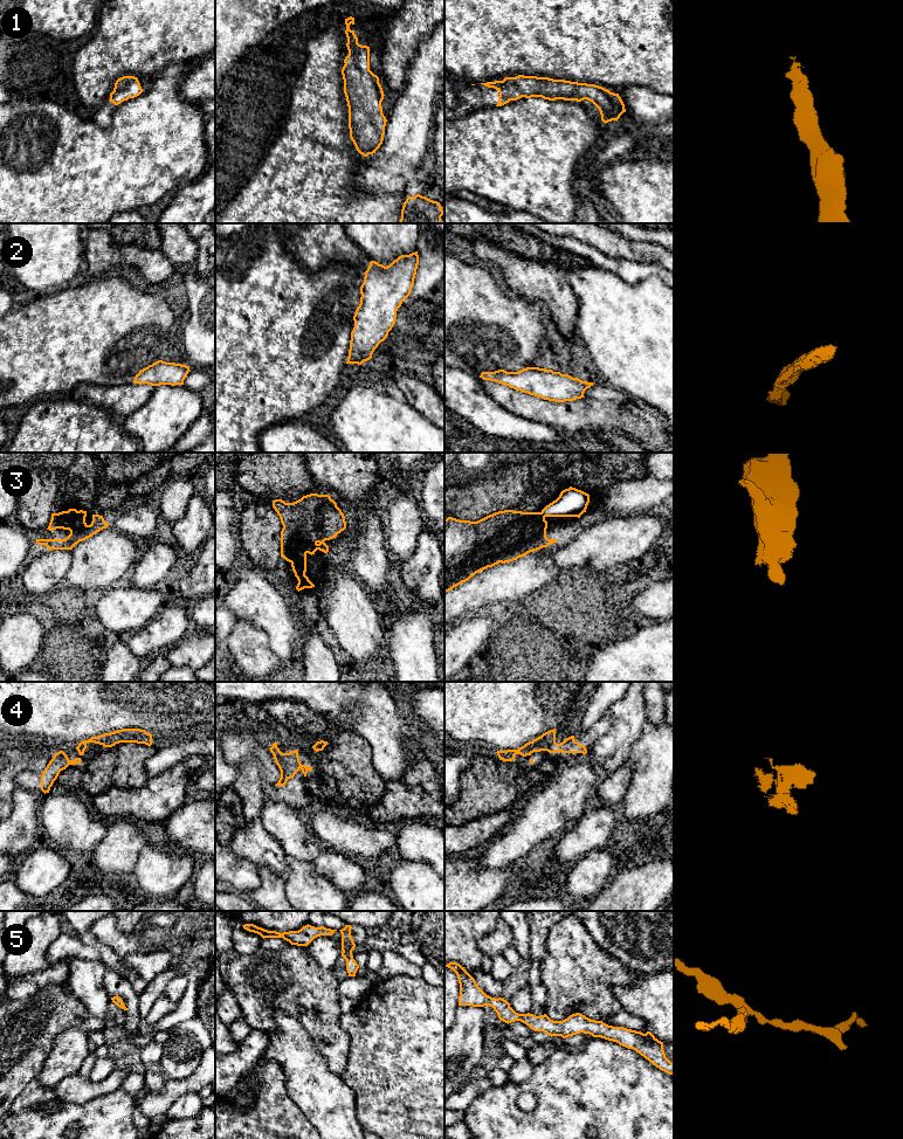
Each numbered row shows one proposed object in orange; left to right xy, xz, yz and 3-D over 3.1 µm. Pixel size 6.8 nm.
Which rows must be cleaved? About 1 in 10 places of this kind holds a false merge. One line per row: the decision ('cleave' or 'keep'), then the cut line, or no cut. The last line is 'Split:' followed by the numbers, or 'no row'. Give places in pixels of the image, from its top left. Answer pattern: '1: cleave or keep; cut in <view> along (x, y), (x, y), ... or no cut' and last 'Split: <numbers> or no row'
1: keep; no cut
2: keep; no cut
3: keep; no cut
4: keep; no cut
5: keep; no cut
Split: no row

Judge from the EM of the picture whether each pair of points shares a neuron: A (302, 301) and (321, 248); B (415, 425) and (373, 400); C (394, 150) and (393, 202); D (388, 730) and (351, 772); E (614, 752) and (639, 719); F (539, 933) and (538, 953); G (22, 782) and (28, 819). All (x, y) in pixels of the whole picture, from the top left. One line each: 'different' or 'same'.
A: different
B: same
C: different
D: different
E: same
F: same
G: different

